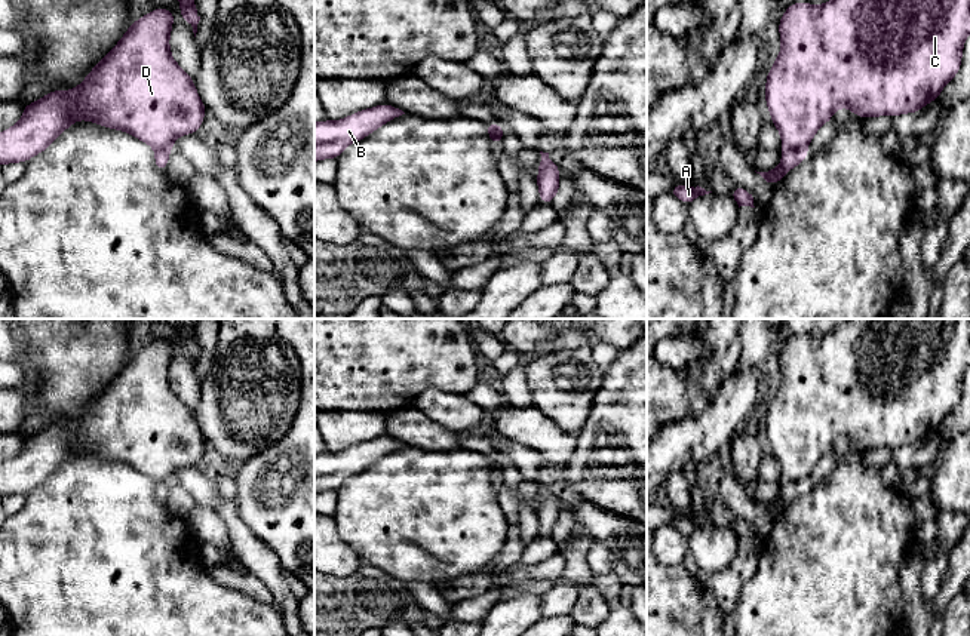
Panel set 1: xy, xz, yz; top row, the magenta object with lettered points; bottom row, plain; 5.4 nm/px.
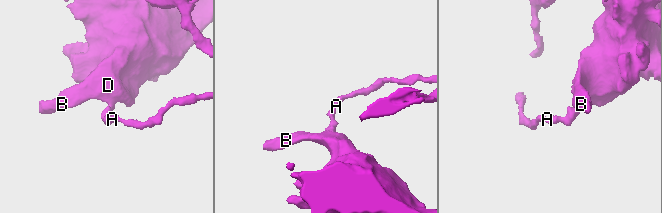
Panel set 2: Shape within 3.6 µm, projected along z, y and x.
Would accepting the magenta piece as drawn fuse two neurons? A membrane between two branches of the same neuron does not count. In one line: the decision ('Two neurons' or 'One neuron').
Two neurons

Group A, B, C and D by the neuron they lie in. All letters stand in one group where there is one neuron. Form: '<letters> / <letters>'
A / B C D

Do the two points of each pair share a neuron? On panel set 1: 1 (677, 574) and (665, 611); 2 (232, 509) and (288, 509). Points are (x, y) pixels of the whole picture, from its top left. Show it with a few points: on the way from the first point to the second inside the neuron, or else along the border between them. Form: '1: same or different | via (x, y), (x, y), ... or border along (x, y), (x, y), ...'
1: same | via (672, 583), (665, 602)
2: different | border along (235, 478), (238, 485), (238, 513), (258, 537)

